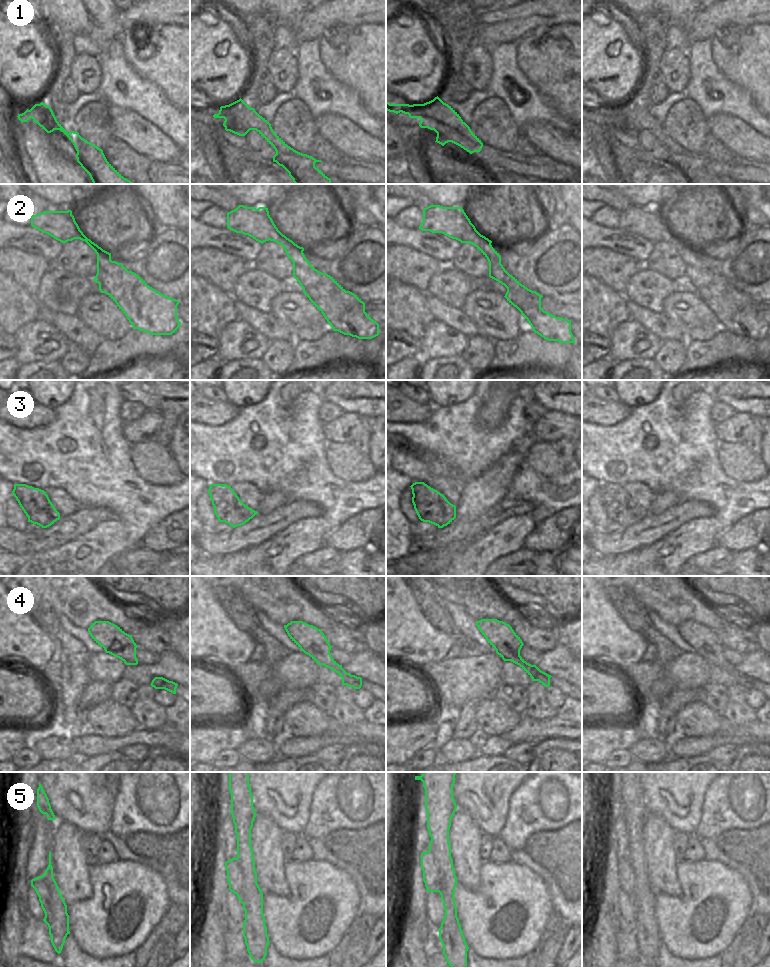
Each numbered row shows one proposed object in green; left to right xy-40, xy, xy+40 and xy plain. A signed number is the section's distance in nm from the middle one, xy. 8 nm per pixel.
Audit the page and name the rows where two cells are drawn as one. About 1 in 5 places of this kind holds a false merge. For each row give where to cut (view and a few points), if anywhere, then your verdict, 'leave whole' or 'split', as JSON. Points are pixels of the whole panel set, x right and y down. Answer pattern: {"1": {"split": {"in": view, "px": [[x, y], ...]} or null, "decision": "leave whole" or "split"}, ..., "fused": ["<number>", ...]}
{"1": {"split": null, "decision": "leave whole"}, "2": {"split": {"in": "xy+40", "px": [[470, 221], [466, 225], [462, 242]]}, "decision": "split"}, "3": {"split": null, "decision": "leave whole"}, "4": {"split": null, "decision": "leave whole"}, "5": {"split": {"in": "xy-40", "px": [[43, 874], [48, 883], [52, 913], [47, 924]]}, "decision": "split"}, "fused": ["2", "5"]}

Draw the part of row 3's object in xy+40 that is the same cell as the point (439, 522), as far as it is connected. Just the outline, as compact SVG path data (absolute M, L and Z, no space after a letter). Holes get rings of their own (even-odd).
M415 482L411 486L414 509L423 522L429 522L443 528L456 518L456 506L446 497L424 482Z

